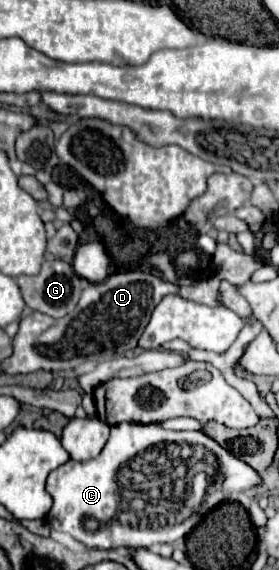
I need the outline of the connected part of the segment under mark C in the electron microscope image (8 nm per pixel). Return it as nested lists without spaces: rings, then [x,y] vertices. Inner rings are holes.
[[[125,422],[125,424],[111,426],[111,436],[97,458],[83,462],[83,464],[69,460],[49,474],[47,492],[53,498],[53,508],[47,514],[47,522],[53,530],[71,534],[75,540],[83,542],[87,548],[101,548],[101,550],[141,548],[141,546],[149,548],[157,542],[173,542],[173,540],[185,536],[191,530],[191,526],[197,524],[201,520],[201,516],[205,512],[209,512],[213,506],[217,506],[223,500],[229,500],[233,494],[237,494],[241,490],[253,488],[255,484],[259,484],[259,474],[253,468],[249,468],[245,462],[237,460],[233,454],[229,454],[225,448],[221,448],[215,440],[207,438],[201,432],[173,432],[173,430],[163,430],[155,424]],[[181,444],[201,444],[207,450],[211,450],[217,458],[217,472],[213,476],[211,486],[207,488],[205,500],[189,518],[179,516],[179,506],[171,498],[161,494],[161,462],[167,462],[169,450],[173,446],[181,446]]]

